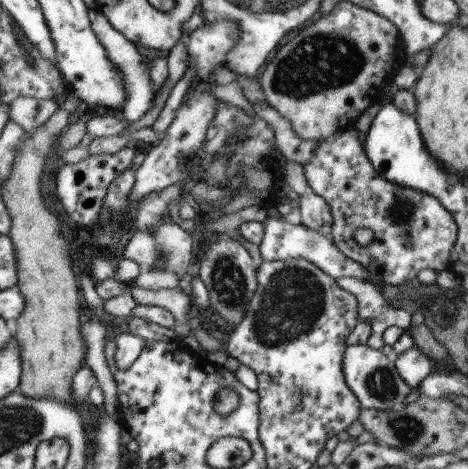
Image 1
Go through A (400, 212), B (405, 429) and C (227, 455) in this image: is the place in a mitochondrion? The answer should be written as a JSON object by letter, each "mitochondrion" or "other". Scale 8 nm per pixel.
{"A":"mitochondrion","B":"mitochondrion","C":"mitochondrion"}

